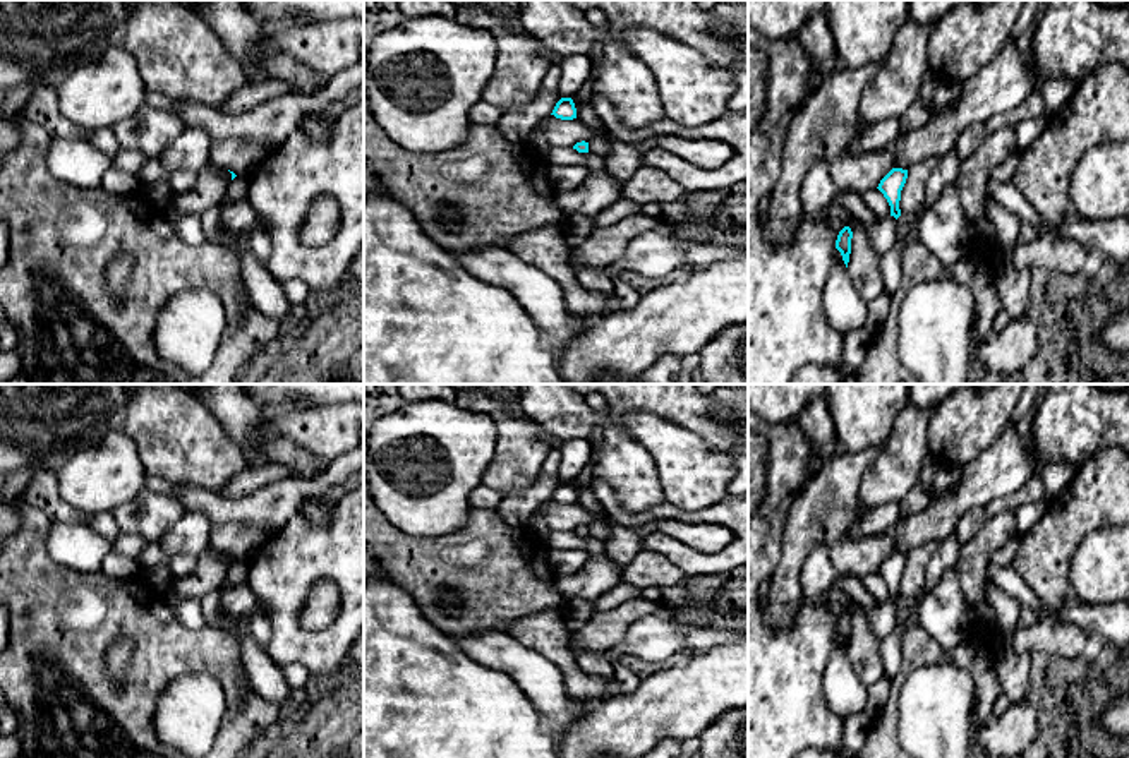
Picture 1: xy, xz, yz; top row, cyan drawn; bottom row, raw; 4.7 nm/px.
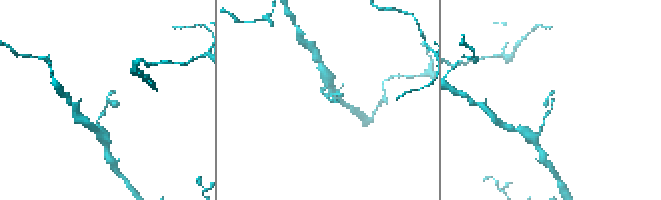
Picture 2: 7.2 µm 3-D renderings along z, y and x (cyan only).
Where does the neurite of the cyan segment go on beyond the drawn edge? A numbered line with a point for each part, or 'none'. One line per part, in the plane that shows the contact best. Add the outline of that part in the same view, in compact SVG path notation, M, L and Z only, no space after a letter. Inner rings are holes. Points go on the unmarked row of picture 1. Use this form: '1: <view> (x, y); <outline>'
none

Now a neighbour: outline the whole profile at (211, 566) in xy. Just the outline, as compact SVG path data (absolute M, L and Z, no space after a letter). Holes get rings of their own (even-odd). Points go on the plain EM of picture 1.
M209 545L204 554L196 557L194 573L175 581L166 602L175 607L189 599L202 599L211 590L221 587L230 566L232 557L228 552L216 550Z

